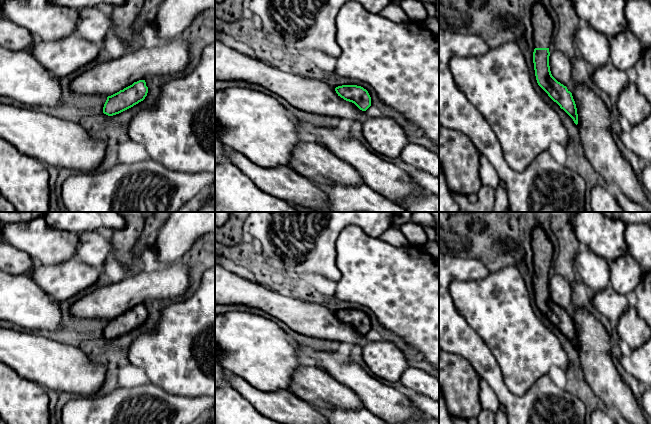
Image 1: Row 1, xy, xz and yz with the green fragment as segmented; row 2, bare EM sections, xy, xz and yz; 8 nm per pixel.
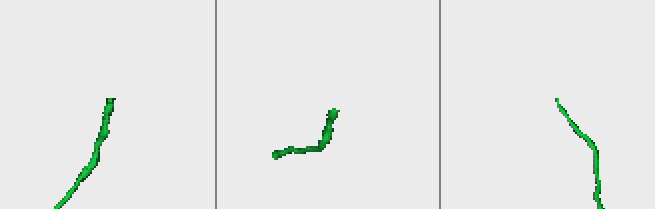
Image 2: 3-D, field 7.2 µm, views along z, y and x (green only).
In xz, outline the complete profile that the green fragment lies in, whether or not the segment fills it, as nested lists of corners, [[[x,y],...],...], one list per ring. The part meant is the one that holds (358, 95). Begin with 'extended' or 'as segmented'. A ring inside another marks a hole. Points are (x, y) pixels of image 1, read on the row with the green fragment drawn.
as segmented | [[[342,85],[335,88],[338,96],[354,103],[360,110],[366,111],[371,106],[371,97],[366,89],[357,85]]]

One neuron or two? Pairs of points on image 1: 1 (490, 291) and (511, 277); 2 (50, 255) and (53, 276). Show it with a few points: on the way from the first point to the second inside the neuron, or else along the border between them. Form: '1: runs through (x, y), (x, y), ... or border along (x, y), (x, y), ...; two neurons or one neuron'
1: runs through (495, 291), (506, 282); one neuron
2: border along (73, 256), (62, 263), (47, 265), (35, 263); two neurons

